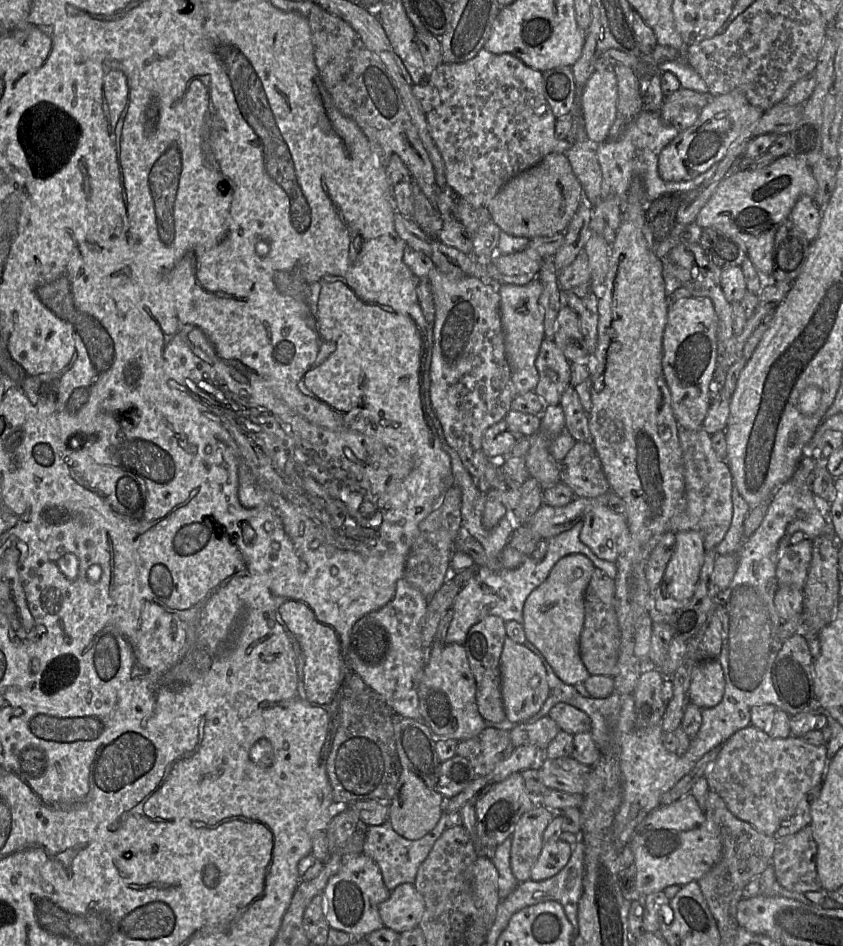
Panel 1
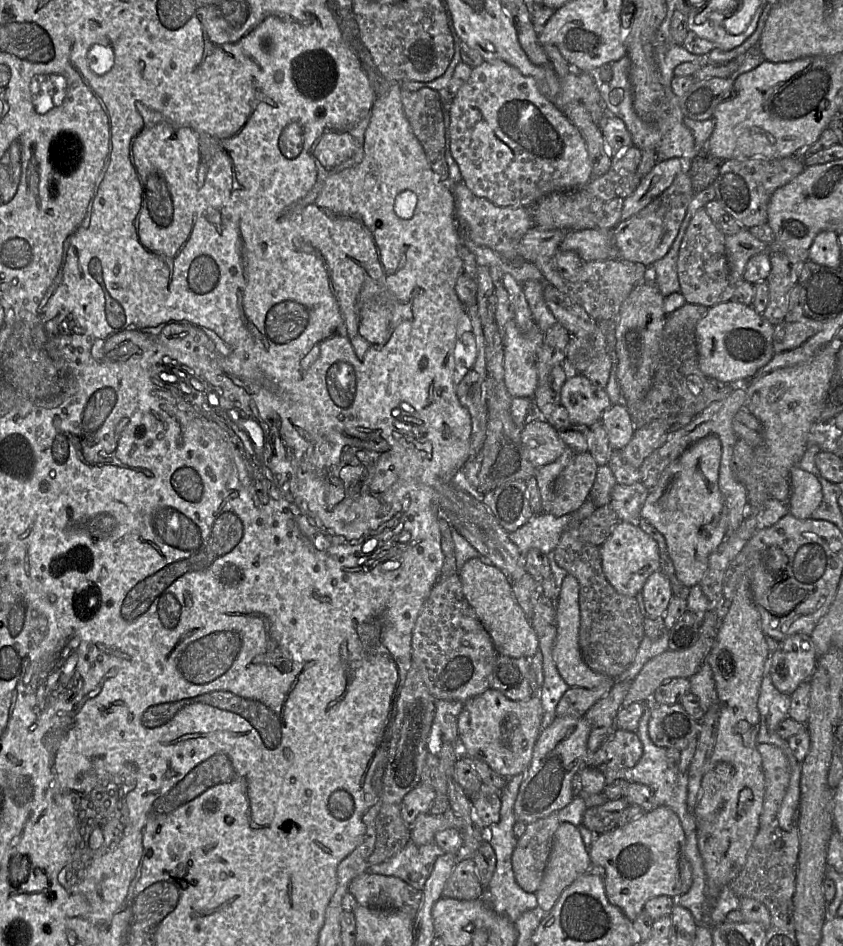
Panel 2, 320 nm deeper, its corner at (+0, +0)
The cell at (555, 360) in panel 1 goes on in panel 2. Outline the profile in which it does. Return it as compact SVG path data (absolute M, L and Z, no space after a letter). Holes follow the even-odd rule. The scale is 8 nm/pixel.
M570 373L570 376L561 389L560 405L567 409L572 423L591 427L601 421L603 412L609 408L612 403L604 389L593 385L589 379L581 374Z

